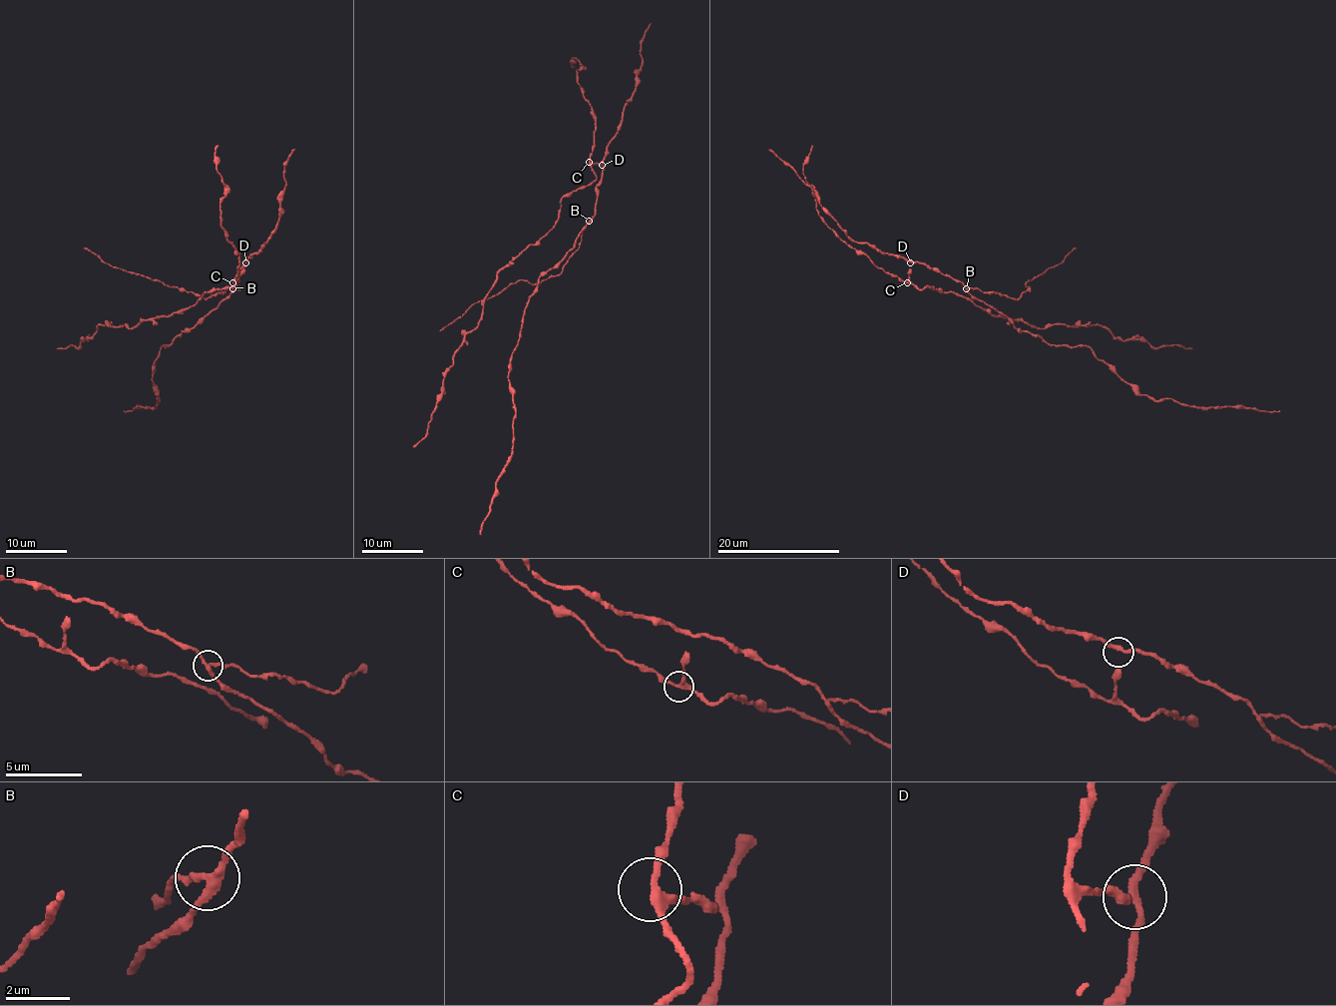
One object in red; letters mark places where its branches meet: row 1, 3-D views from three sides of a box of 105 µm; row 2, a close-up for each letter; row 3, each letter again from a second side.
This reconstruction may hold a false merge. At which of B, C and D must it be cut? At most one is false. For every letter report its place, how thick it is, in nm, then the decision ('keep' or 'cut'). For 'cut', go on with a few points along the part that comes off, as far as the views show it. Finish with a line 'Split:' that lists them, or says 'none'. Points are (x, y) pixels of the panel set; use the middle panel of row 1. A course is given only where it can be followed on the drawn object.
B: (589, 221) | 240 nm | cut | (589, 222), (579, 248), (561, 272), (533, 284), (521, 279), (510, 282), (495, 295), (475, 302), (439, 330)
C: (589, 162) | 240 nm | keep
D: (602, 165) | 200 nm | keep
Split: B

